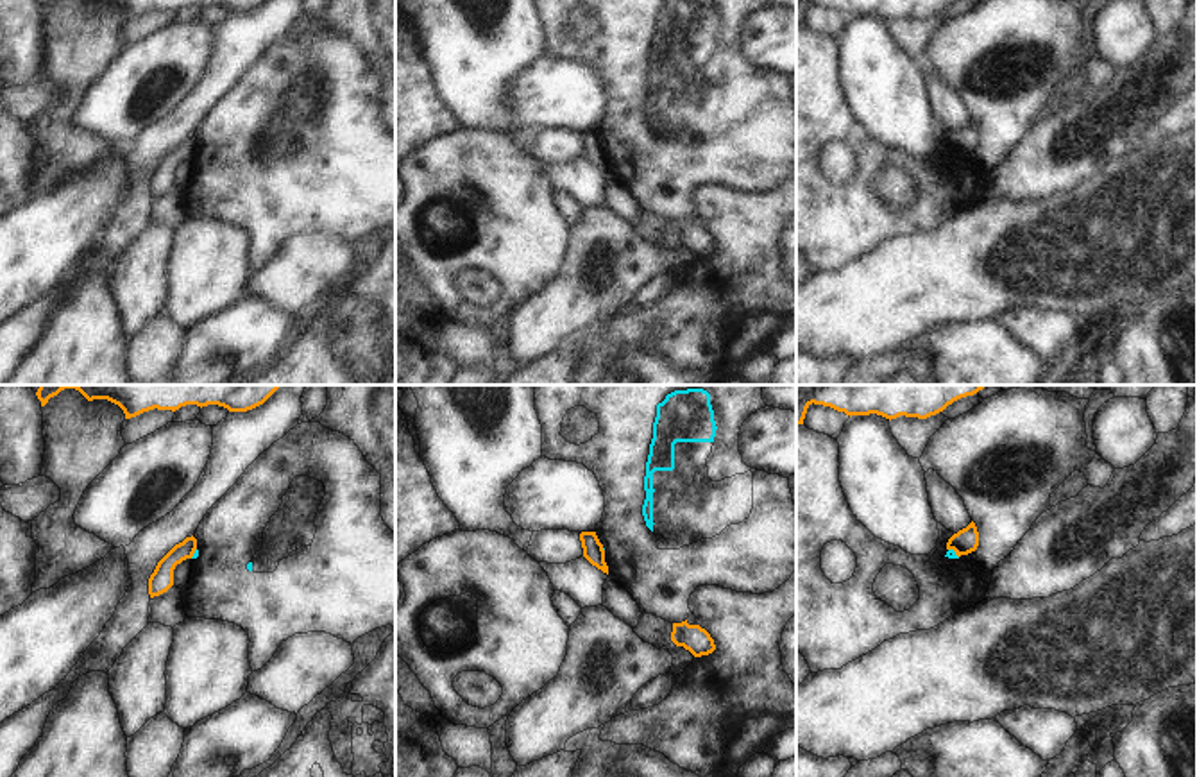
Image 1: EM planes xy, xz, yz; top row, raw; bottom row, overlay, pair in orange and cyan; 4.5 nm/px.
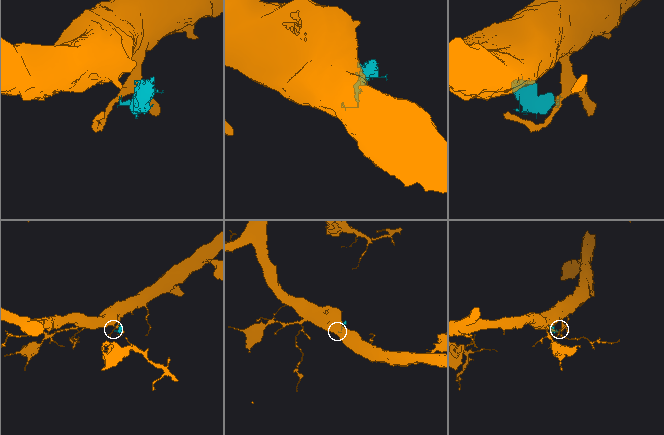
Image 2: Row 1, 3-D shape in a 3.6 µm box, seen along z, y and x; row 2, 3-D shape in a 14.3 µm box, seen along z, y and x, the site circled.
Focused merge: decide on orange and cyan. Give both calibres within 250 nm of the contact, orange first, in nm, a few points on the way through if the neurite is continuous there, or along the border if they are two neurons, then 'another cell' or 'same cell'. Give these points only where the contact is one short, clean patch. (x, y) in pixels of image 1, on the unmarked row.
110/50 nm | along yz (949, 147), (958, 156) | another cell

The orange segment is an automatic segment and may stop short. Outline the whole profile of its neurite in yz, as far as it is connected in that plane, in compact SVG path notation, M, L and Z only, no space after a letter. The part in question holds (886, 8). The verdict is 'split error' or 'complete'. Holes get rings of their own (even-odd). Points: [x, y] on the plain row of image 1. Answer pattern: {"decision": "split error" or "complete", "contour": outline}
{"decision": "complete", "contour": "M796 0L796 25L803 23L812 2L845 11L850 16L877 13L891 20L900 14L927 18L943 11L954 0Z"}

